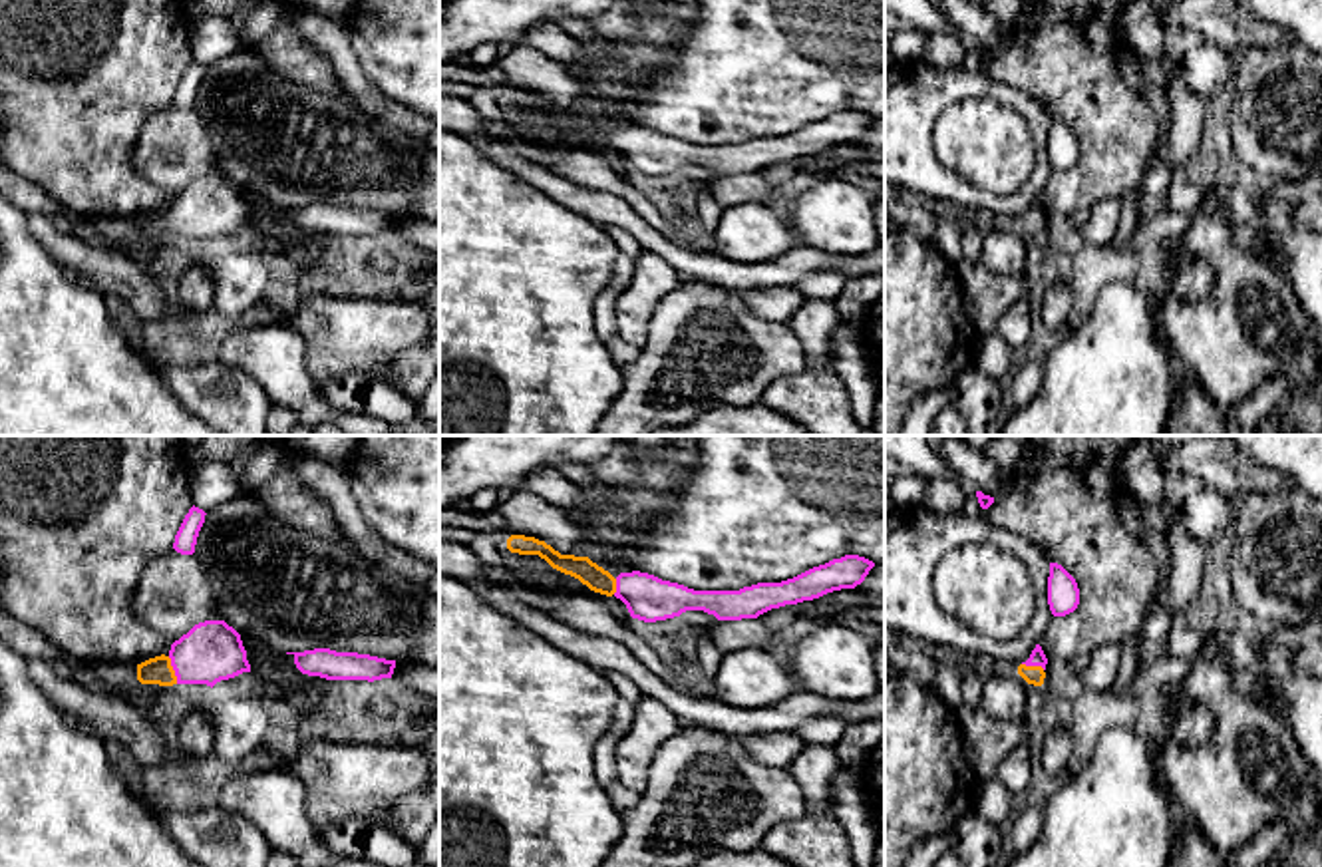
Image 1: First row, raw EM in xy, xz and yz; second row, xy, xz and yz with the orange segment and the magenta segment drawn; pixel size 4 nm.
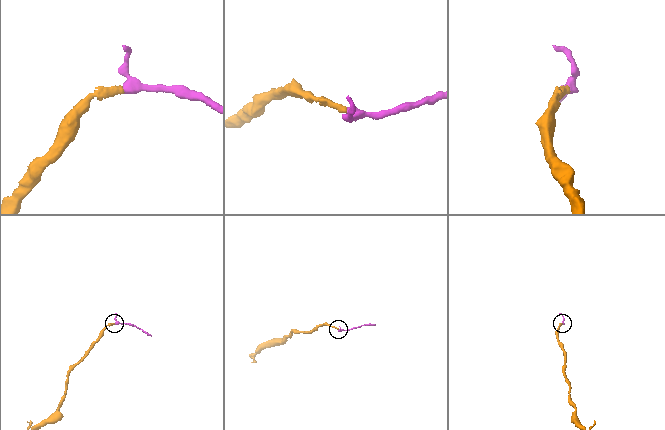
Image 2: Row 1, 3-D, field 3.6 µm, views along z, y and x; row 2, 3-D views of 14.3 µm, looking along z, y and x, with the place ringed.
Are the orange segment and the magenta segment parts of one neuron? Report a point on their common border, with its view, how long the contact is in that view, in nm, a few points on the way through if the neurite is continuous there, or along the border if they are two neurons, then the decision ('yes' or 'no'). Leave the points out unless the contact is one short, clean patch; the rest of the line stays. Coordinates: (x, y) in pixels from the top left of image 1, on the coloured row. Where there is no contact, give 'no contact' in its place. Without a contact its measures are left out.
xy (173, 671) | 120 nm | across xy (156, 671), (173, 671), (211, 651) | yes

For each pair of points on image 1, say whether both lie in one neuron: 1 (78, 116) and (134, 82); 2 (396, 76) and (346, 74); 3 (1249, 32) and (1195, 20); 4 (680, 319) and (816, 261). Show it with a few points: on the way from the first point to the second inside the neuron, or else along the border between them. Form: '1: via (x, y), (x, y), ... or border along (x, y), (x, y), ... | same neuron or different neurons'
1: via (92, 106), (120, 82) | same neuron
2: border along (346, 30), (346, 48), (360, 70), (400, 104) | different neurons
3: via (1235, 26), (1225, 20), (1209, 20) | same neuron
4: border along (700, 279), (738, 293) | different neurons

